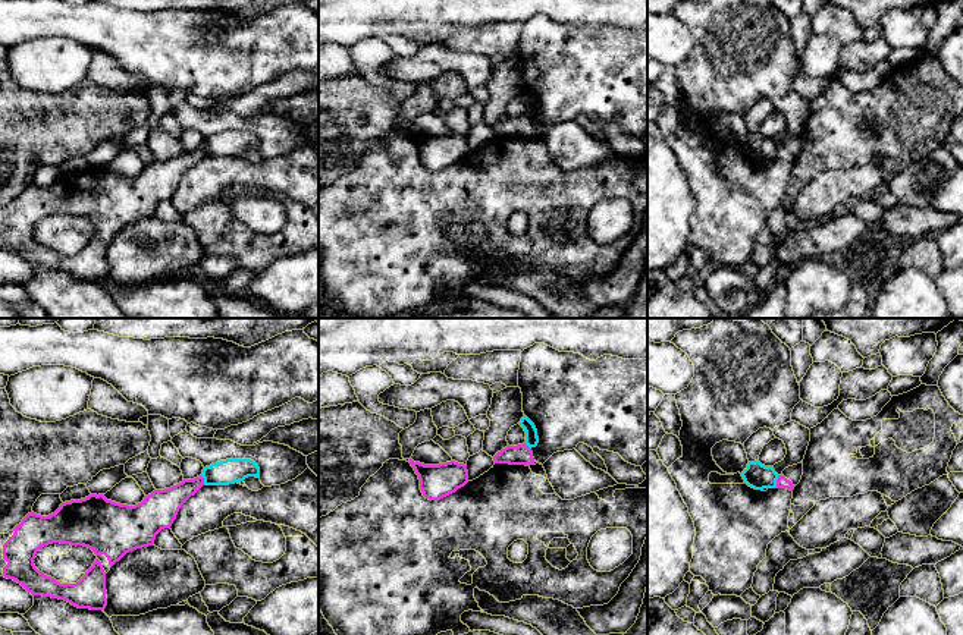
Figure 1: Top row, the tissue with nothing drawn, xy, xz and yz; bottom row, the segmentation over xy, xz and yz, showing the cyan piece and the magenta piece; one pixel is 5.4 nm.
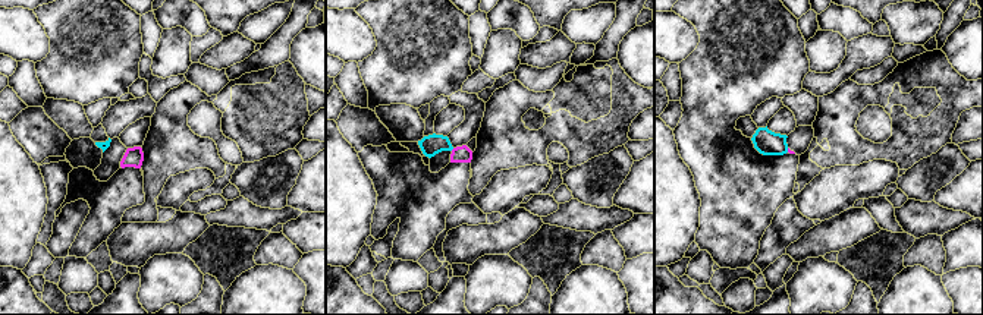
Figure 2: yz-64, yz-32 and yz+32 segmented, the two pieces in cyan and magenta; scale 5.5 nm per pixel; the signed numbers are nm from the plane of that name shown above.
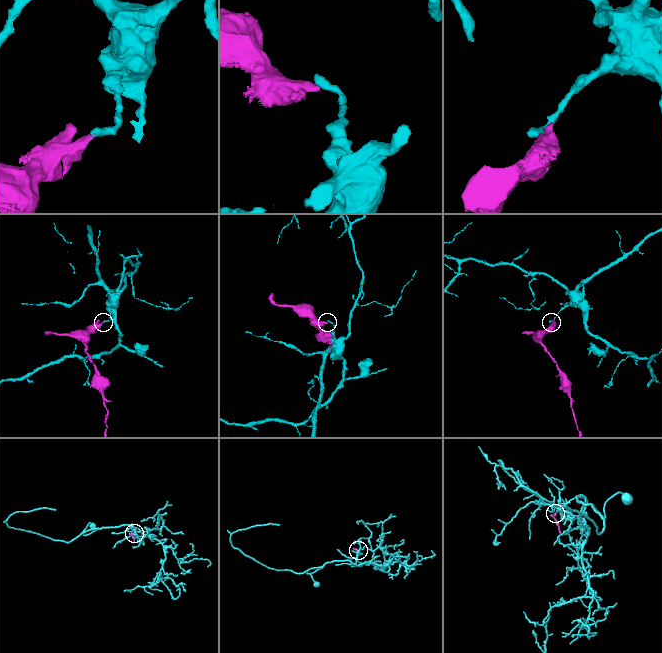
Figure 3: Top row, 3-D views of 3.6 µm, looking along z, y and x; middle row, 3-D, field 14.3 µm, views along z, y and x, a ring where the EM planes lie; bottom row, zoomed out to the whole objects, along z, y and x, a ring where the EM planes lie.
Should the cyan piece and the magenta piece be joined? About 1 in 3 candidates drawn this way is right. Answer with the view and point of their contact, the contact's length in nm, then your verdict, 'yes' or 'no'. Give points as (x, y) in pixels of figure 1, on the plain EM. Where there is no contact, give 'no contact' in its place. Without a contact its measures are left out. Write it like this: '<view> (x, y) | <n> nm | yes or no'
yz (775, 153) | 80 nm | no

